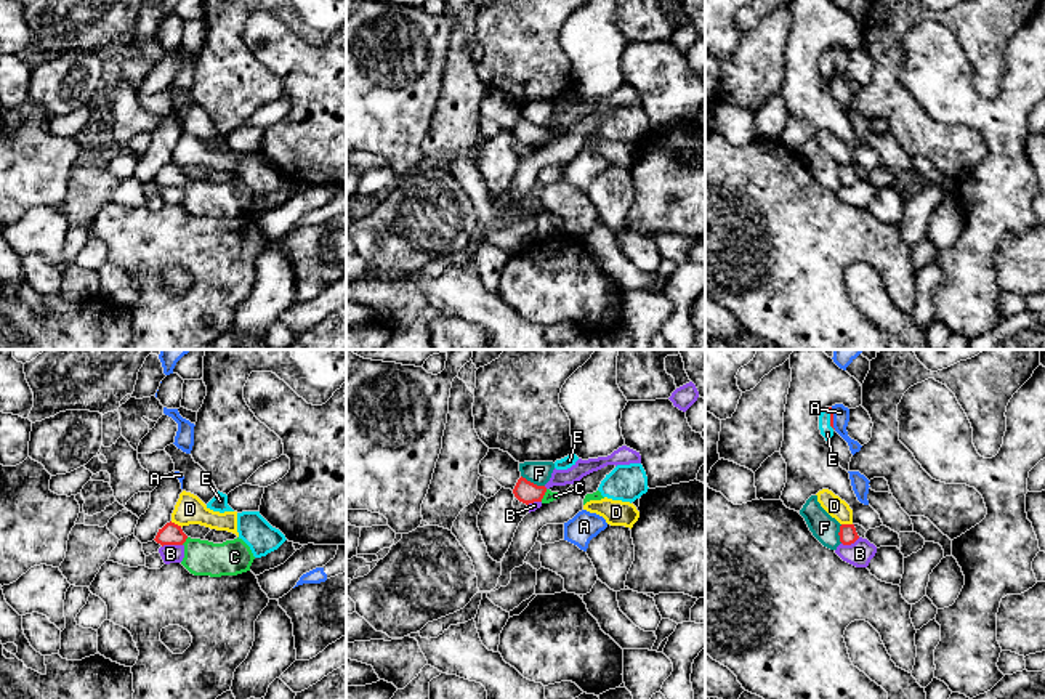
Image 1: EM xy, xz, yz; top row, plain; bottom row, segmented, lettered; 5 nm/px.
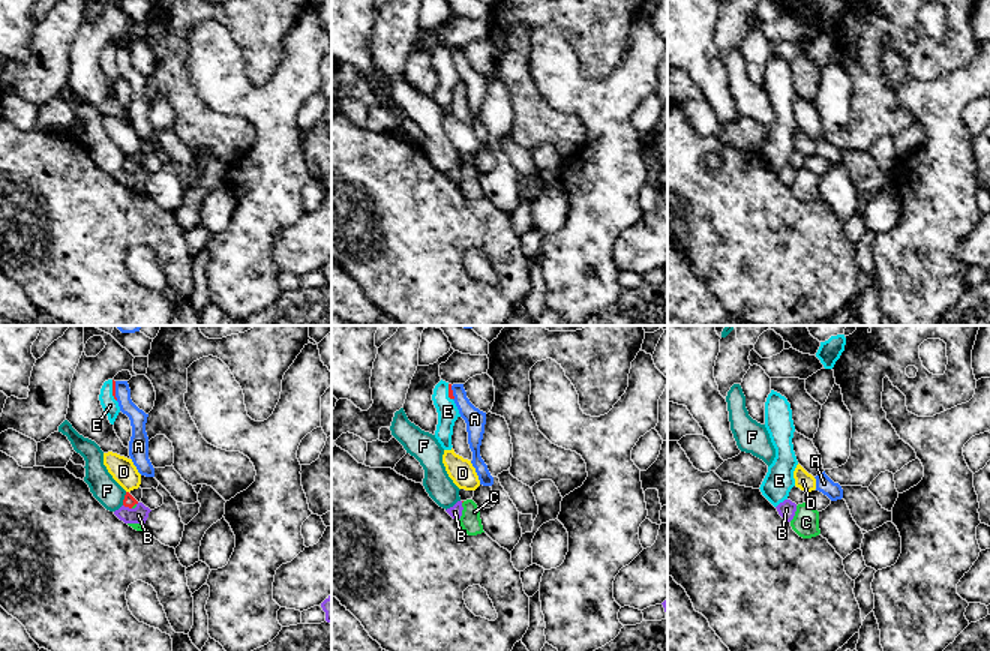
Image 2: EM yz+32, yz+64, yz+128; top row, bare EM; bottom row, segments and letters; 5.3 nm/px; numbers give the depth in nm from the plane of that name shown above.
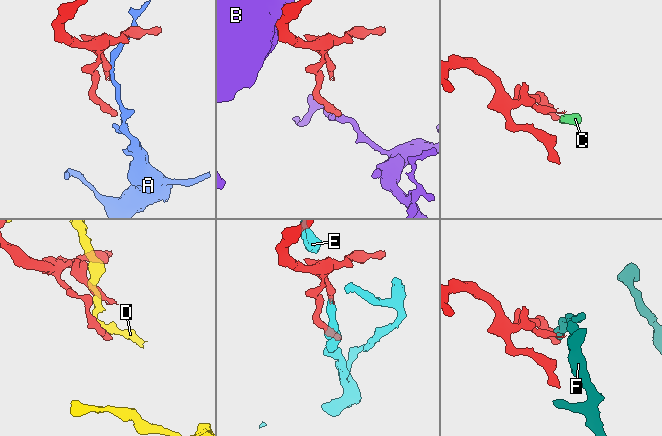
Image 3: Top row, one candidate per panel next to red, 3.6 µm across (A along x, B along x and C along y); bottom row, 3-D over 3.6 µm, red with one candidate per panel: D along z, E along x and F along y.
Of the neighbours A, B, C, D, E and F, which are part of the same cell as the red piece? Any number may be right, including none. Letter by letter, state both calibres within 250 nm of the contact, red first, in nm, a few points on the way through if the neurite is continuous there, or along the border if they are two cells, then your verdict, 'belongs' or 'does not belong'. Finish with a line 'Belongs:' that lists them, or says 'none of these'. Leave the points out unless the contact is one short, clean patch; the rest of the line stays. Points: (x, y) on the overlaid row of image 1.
A: 20/80 nm | along yz (831, 408), (835, 428) | does not belong
B: 110/100 nm | does not belong
C: 110/50 nm | across xz (524, 491), (544, 494), (548, 496) | belongs
D: 110/150 nm | does not belong
E: 20/60 nm | does not belong
F: 110/120 nm | along xz (521, 475), (544, 486) | does not belong
Belongs: C

